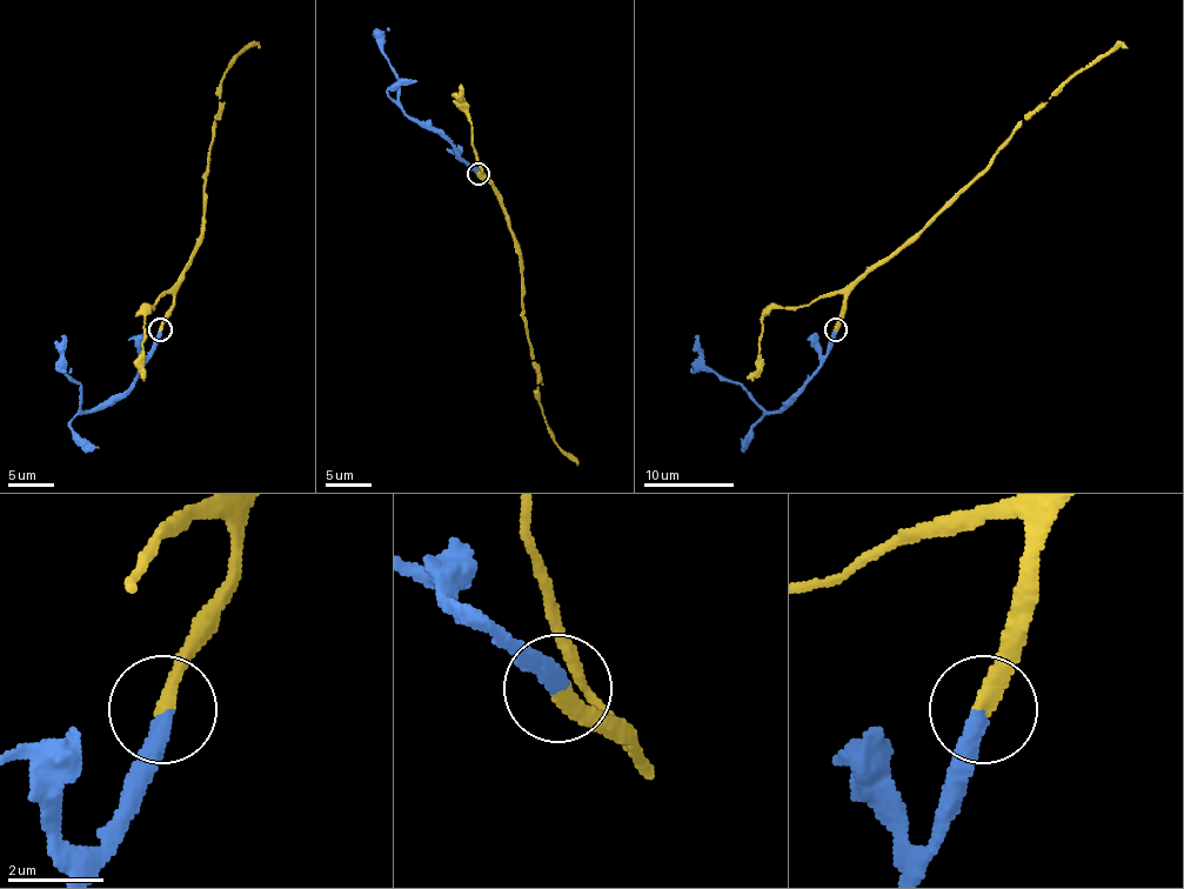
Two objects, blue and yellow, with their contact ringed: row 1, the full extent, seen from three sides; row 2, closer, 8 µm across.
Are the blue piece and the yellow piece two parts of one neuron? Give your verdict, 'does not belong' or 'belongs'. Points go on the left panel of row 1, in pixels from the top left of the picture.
belongs

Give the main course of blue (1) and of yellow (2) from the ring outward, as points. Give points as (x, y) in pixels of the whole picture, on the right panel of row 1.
1: (835, 331), (825, 358), (774, 412), (764, 409), (742, 387), (703, 365), (698, 334)
2: (835, 331), (847, 294), (869, 271), (920, 234), (981, 173), (1022, 121), (1103, 58), (1124, 44), (1128, 48)

